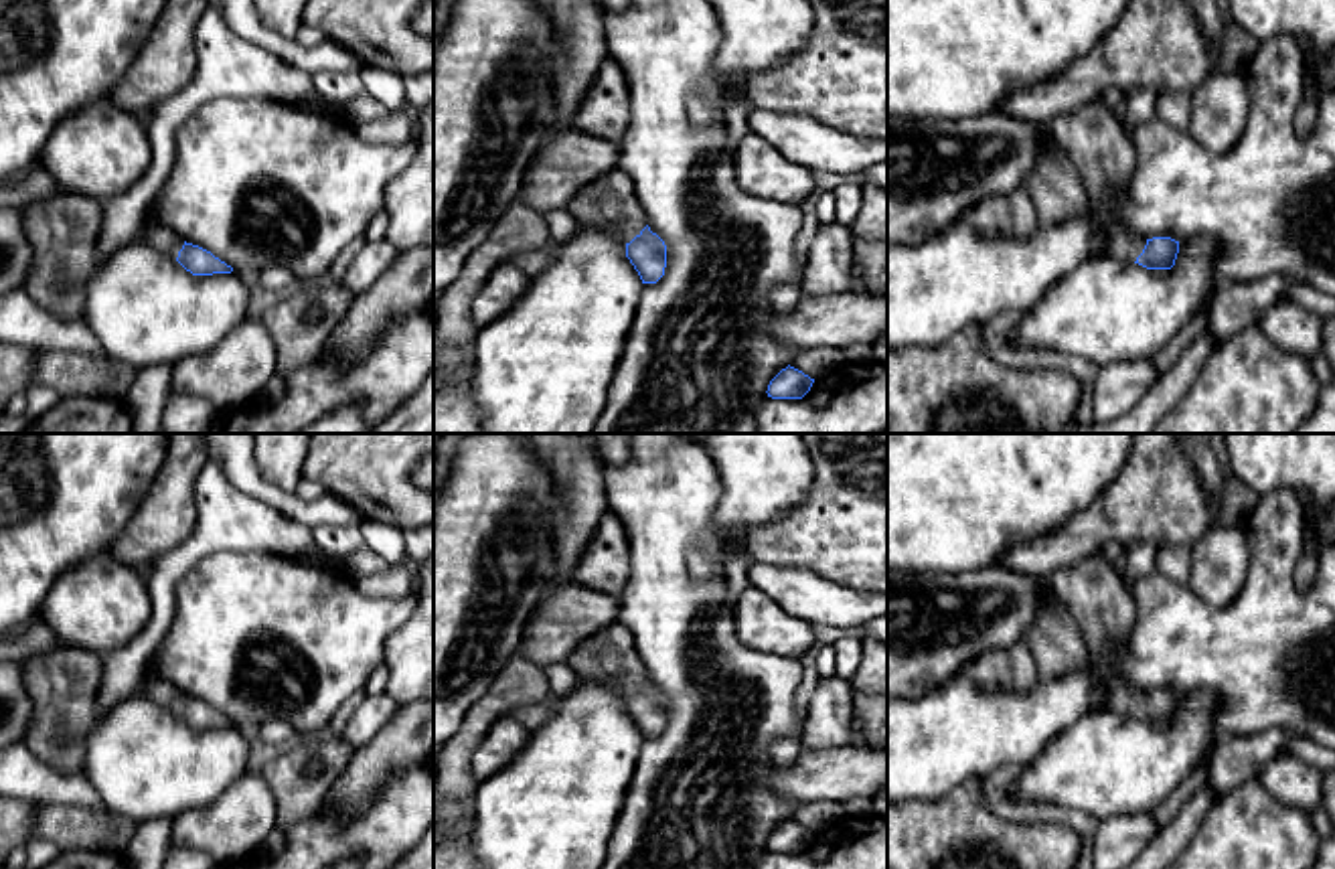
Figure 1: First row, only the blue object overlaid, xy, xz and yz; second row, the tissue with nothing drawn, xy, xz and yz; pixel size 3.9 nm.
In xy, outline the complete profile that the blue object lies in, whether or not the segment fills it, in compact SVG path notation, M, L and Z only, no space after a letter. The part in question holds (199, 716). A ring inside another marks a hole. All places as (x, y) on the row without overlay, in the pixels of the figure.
M146 675L138 693L174 711L192 729L213 729L233 725L231 719L215 711L211 705L186 697L176 685L162 677Z

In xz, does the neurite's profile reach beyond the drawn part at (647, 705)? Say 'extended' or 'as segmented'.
extended

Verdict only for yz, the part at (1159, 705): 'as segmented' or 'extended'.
extended

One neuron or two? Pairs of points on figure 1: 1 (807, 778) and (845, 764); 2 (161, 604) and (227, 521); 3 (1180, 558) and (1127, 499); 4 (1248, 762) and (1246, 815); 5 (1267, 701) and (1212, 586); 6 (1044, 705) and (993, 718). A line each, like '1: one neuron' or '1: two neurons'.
1: one neuron
2: one neuron
3: two neurons
4: two neurons
5: two neurons
6: one neuron

